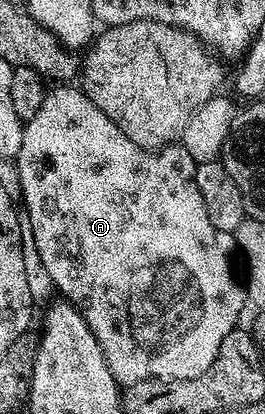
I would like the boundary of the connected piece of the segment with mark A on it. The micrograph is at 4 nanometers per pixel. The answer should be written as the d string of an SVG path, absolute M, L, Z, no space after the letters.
M59 85L56 89L48 90L45 101L41 105L41 109L37 109L37 117L26 120L23 129L23 140L21 141L21 149L17 156L17 164L20 173L21 189L23 190L21 201L27 205L27 215L25 215L26 222L33 225L33 237L37 241L37 250L41 252L41 261L45 264L45 270L49 272L49 277L53 281L56 292L61 296L64 295L66 302L70 306L74 307L76 311L82 315L84 321L86 321L89 329L93 333L93 337L99 343L99 347L103 351L103 357L107 362L107 368L111 370L111 374L115 376L116 380L124 381L128 384L136 383L138 379L144 378L145 371L143 367L152 367L152 372L155 373L167 373L163 371L175 371L171 373L179 373L186 363L199 363L208 364L215 360L215 354L219 352L219 346L221 341L229 332L236 330L237 324L235 323L239 319L239 314L243 311L243 299L245 303L245 287L242 282L239 283L235 280L235 275L231 272L231 254L236 254L237 251L237 239L232 232L222 231L217 229L213 225L213 221L209 221L209 213L205 209L205 201L201 201L201 193L197 189L195 184L195 169L197 164L193 157L189 155L186 148L182 145L172 145L166 149L160 150L158 153L152 153L147 149L140 149L136 147L133 141L129 141L129 137L125 137L125 133L121 133L121 129L117 129L117 125L113 125L113 121L109 121L109 117L105 113L101 113L101 109L97 109L97 105L93 105L93 101L89 101L89 97L84 95L82 90L71 88L71 85Z

